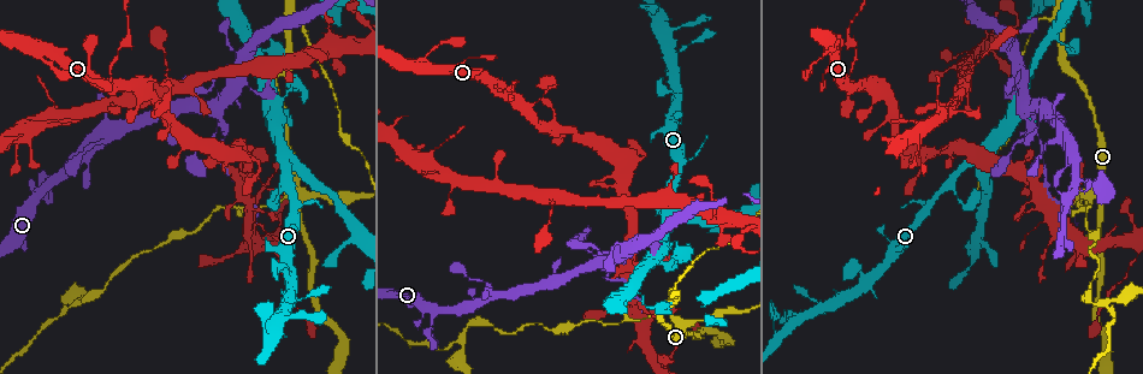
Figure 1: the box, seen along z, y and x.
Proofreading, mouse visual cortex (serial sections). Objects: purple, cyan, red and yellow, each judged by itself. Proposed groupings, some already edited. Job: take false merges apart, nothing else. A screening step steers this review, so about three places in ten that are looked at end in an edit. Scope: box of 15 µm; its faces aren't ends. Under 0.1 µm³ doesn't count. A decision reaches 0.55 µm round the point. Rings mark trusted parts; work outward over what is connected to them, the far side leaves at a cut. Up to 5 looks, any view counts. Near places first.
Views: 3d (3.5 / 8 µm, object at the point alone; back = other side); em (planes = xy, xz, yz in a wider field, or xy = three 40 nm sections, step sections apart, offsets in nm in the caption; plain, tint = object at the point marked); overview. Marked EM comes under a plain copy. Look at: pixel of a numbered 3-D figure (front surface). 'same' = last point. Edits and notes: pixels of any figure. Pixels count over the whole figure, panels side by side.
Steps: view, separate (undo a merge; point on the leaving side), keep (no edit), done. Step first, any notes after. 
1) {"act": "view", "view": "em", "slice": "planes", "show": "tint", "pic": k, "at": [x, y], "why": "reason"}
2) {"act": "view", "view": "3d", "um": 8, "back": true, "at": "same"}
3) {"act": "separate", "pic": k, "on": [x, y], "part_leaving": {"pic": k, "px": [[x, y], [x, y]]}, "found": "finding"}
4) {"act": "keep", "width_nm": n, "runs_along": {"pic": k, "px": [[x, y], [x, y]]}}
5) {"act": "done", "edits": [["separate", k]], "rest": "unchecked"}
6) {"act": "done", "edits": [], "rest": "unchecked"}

{"act": "view", "view": "3d", "um": 3.5, "pic": 1, "at": [1016, 54], "why": "small branch off a trunk"}

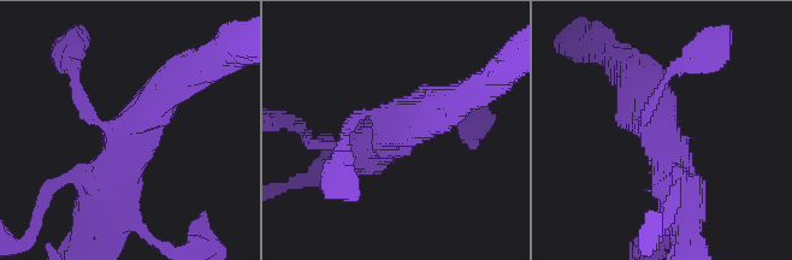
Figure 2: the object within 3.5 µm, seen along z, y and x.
{"act": "view", "view": "em", "slice": "xy", "step": 2, "show": "tint", "pic": 2, "at": [397, 131], "why": "need the tissue"}

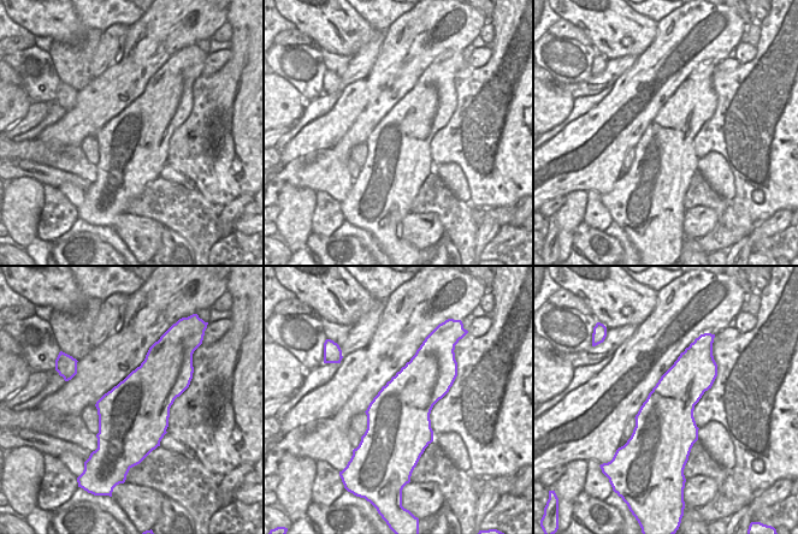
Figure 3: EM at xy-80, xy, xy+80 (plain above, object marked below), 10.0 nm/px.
{"act": "keep", "arm_widths_nm": [150, 450, 600], "found": "continuous, no second cell"}

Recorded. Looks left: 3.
{"act": "view", "view": "3d", "um": 8, "pic": 1, "at": [685, 332], "why": "four arms meet"}

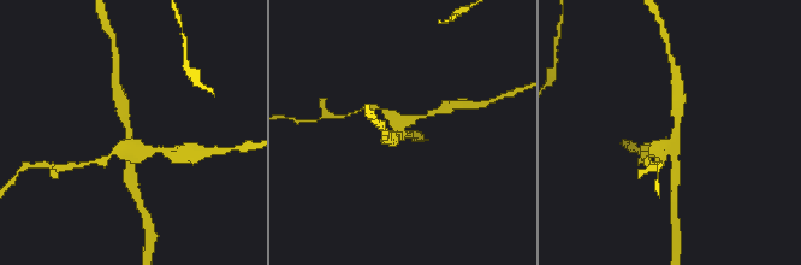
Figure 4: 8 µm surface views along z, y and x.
{"act": "view", "view": "3d", "um": 3.5, "pic": 4, "at": [397, 132], "why": "closer look"}

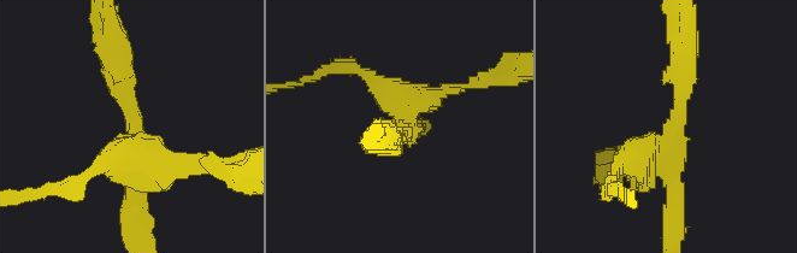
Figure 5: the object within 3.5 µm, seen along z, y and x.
{"act": "view", "view": "em", "slice": "xy", "step": 5, "show": "tint", "pic": 5, "at": [133, 138]}

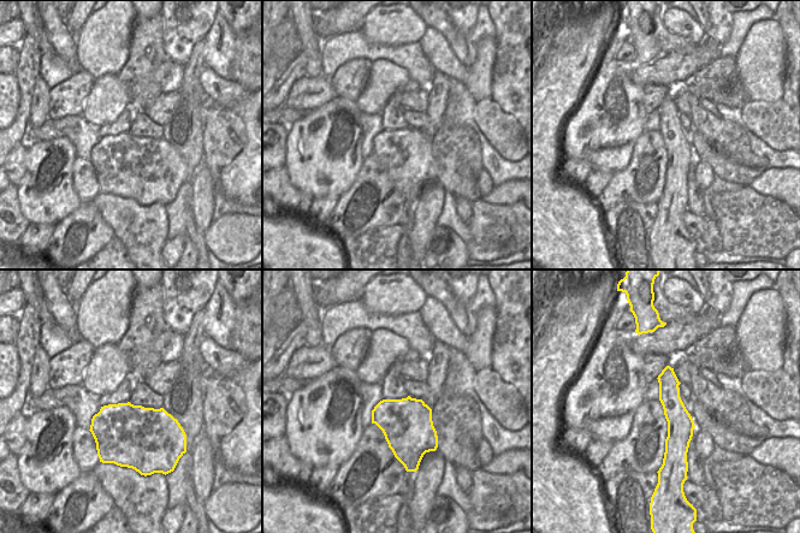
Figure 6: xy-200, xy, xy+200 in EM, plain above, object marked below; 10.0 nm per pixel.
{"act": "separate", "pic": 5, "on": [122, 145], "part_leaving": {"pic": 5, "px": [[135, 141], [57, 186]]}, "found": "a second cell is stuck on"}

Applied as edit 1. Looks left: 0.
{"act": "done", "edits": [["separate", 5]], "rest": "unchecked"}

